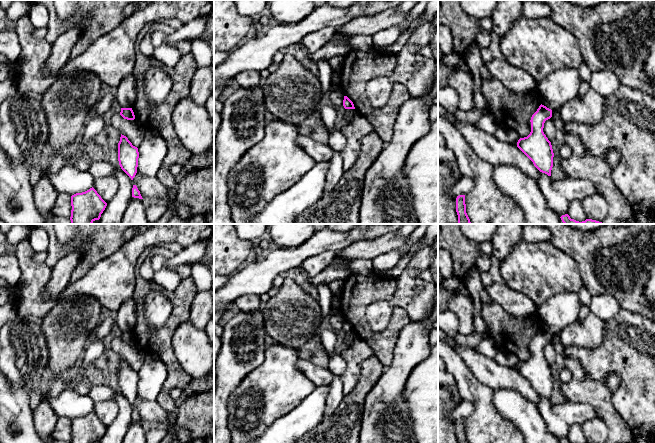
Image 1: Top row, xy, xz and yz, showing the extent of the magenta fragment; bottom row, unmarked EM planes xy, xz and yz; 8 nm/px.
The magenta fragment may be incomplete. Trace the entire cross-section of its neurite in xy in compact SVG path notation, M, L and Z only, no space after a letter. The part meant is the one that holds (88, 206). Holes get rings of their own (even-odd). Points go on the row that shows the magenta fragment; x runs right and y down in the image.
M92 187L71 196L71 224L92 224L99 220L107 203Z

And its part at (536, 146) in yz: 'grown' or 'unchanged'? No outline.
unchanged

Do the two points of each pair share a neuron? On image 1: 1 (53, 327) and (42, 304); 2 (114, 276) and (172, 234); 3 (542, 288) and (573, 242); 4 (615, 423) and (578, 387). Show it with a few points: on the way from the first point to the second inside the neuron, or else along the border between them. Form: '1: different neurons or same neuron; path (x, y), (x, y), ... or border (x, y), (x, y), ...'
1: different neurons; border (65, 298), (61, 299), (41, 320)
2: same neuron; path (124, 260), (147, 237), (156, 234)
3: different neurons; border (548, 240), (575, 260), (579, 273)
4: same neuron; path (607, 413), (588, 393)

